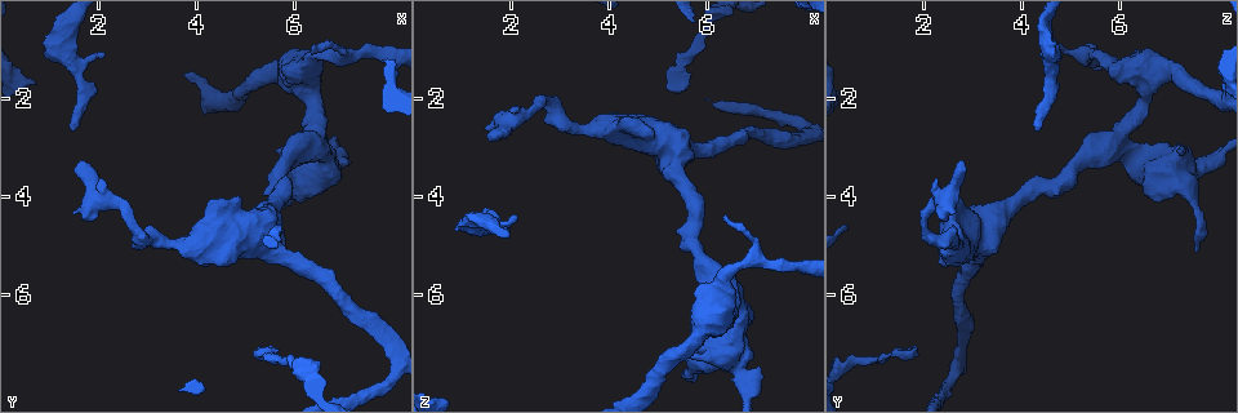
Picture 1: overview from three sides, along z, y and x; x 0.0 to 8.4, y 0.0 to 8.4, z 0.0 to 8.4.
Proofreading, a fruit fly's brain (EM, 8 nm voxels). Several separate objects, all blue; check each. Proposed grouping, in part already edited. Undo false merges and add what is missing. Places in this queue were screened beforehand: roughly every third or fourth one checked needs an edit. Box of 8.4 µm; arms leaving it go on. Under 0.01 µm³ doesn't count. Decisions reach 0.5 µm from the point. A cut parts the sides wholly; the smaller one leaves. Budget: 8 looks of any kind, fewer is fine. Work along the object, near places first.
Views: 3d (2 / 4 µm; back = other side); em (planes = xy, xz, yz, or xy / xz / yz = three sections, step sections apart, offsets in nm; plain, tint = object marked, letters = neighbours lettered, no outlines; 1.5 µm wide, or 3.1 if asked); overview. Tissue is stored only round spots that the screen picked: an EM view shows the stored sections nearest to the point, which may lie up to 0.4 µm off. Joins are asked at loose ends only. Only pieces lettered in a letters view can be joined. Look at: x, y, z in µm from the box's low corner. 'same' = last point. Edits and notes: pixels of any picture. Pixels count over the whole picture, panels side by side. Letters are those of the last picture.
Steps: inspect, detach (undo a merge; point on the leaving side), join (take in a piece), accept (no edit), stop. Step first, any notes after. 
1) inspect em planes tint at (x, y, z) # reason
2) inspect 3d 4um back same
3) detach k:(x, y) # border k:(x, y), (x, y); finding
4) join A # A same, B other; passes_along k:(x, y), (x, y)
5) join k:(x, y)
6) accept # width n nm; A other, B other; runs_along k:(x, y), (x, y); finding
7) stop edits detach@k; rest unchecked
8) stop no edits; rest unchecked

inspect em xz step 8 letters at (5.80, 5.10, 7.60) # thin end

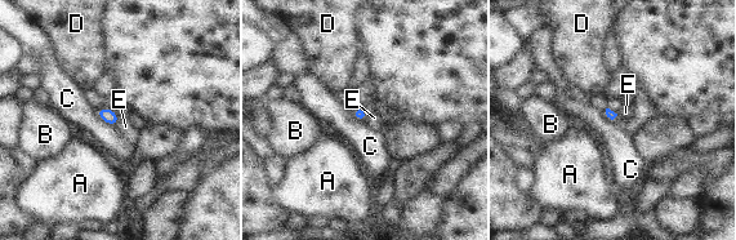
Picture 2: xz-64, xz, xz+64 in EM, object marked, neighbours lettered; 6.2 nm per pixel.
accept # A other, B other, C other, D other, E other; border 2:(96, 109), (103, 120), (115, 127); no lettered piece goes on from it

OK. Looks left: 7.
inspect em planes letters at (5.30, 7.05, 1.90) # an open end

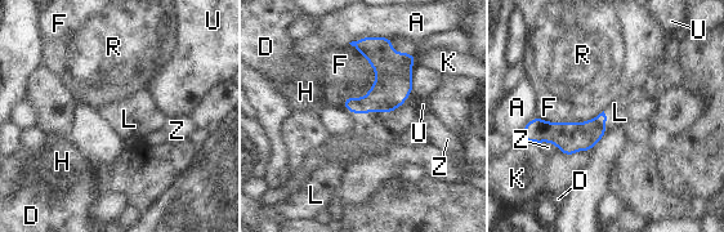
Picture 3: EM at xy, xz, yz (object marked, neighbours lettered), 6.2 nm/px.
join L # width 130 nm; A other, D other, F other, H other, K other, L same, R other, U other, Z other; it goes on there

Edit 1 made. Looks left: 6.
inspect overview

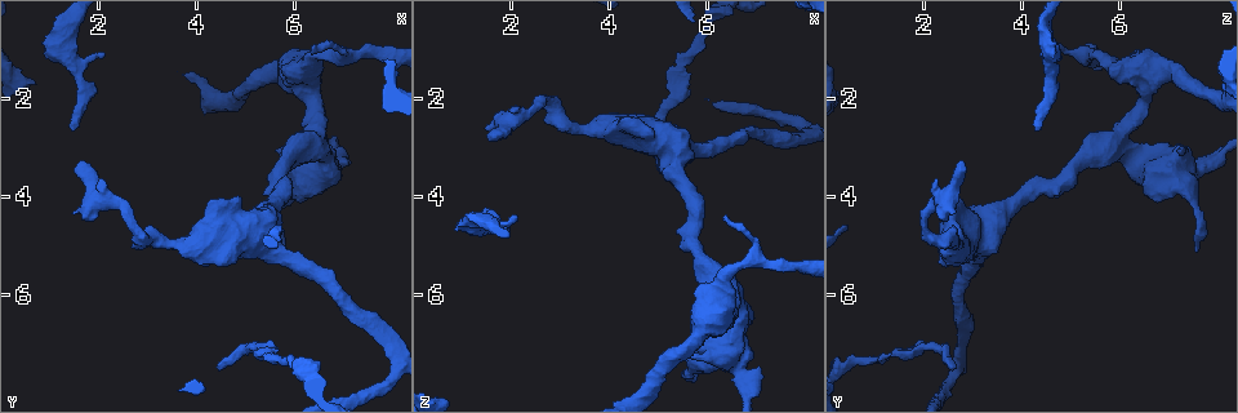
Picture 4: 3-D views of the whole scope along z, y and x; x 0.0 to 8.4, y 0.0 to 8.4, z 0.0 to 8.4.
inspect 3d 4um at (2.20, 1.10, 4.45) # branch stops here

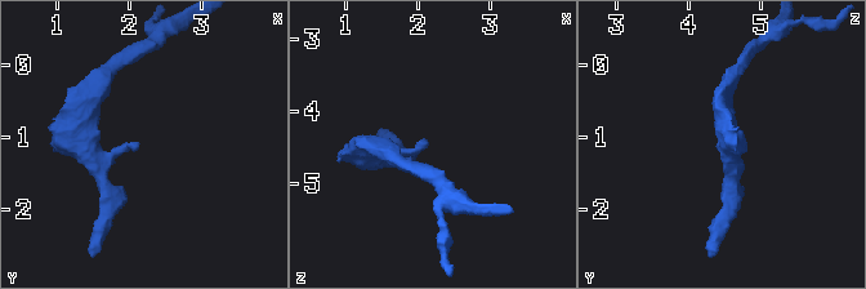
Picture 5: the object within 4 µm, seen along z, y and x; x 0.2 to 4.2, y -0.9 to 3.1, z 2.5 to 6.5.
inspect em planes tint at (2.10, 1.10, 4.45)

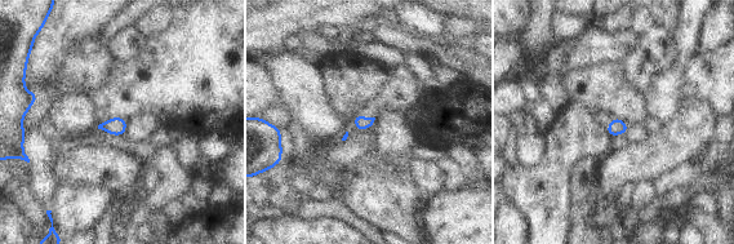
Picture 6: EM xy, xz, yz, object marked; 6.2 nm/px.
inspect em planes letters same # what lies round it

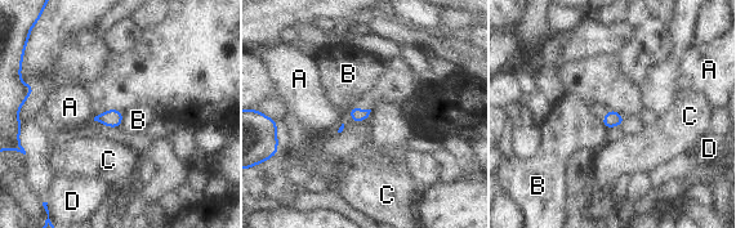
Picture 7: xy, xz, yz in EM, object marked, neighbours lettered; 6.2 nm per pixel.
accept # A other, B other, C other, D other; border 7:(124, 115), (123, 123), (119, 126); no lettered piece goes on from it

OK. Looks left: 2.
stop edits join@3; rest unchecked

